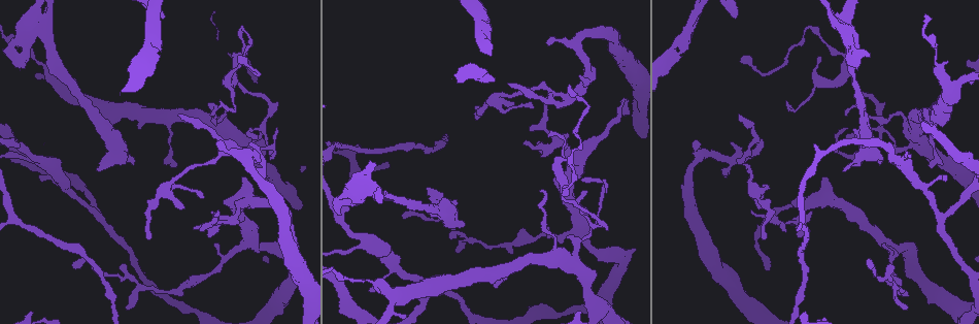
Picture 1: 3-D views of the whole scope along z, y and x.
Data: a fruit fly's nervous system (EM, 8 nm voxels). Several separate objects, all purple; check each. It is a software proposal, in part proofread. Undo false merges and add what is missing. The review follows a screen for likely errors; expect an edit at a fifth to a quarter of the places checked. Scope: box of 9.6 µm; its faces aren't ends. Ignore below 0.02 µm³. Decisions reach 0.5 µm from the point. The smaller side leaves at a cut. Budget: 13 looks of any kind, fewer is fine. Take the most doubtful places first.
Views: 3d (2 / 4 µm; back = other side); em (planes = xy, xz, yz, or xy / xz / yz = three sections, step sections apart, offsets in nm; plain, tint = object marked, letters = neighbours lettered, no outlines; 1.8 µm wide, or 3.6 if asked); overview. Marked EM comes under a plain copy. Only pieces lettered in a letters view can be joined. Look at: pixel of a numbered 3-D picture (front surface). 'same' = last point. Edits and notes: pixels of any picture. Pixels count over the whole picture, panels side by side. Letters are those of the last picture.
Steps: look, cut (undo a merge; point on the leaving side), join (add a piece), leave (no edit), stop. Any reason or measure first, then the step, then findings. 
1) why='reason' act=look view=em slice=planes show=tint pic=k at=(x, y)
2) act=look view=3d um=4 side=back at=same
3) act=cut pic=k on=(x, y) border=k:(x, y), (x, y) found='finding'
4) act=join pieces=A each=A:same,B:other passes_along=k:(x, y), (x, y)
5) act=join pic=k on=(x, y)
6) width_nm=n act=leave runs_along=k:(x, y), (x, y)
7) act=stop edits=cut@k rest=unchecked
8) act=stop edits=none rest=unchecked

why='sharp bend' act=look view=em slice=yz step=16 show=tint pic=1 at=(846, 30)

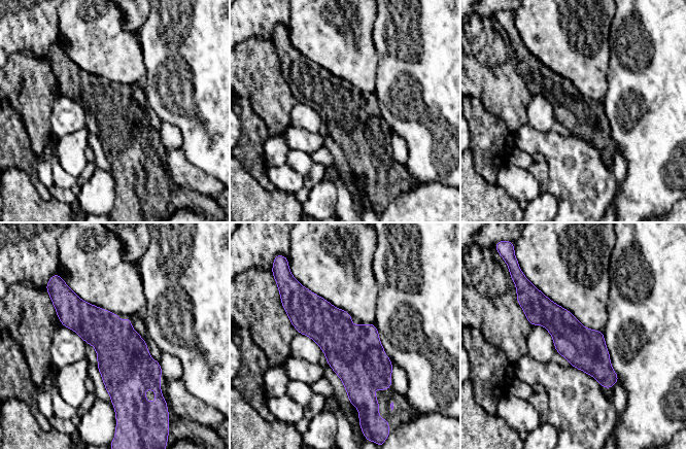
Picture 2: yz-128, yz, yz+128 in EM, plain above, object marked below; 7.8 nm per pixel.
act=look view=em slice=planes show=tint at=same

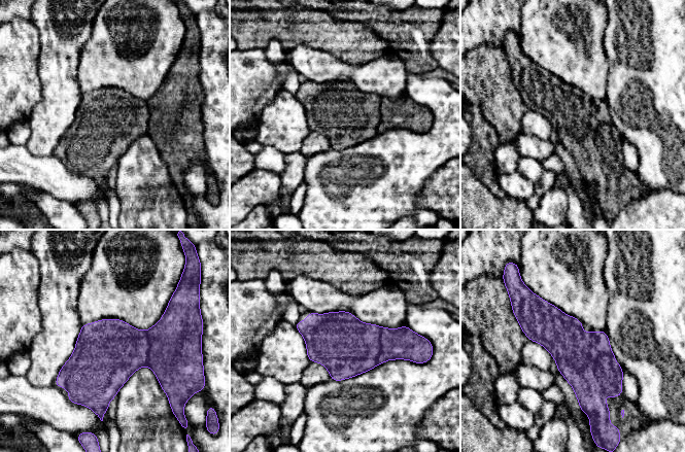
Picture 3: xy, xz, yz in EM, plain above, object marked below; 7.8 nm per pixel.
why='what lies round it' act=look view=em slice=planes show=letters at=same

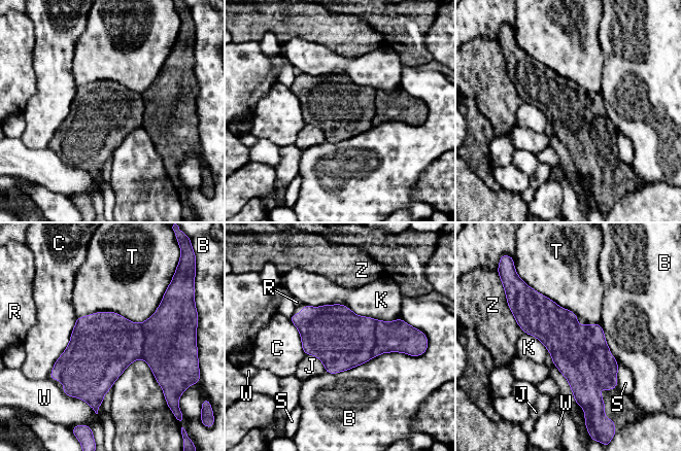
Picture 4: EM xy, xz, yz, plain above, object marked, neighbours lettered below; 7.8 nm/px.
act=cut pic=4 on=(344, 340) each=B:other,C:other,J:other,K:other,R:other,S:other,T:other,W:other,Z:other border=4:(376, 321), (376, 344), (372, 356) found='two cells meet here'

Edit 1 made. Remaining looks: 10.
why='long arm stops here' act=look view=em slice=xy step=16 show=tint pic=1 at=(493, 82)

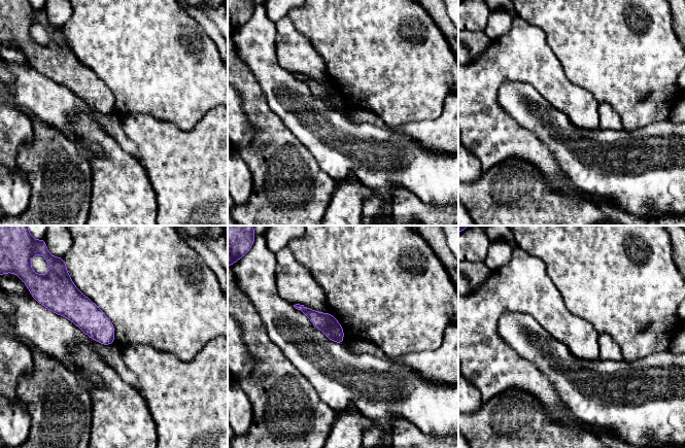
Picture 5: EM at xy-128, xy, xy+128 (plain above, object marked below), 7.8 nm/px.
why='another direction' act=look view=em slice=planes show=letters at=same

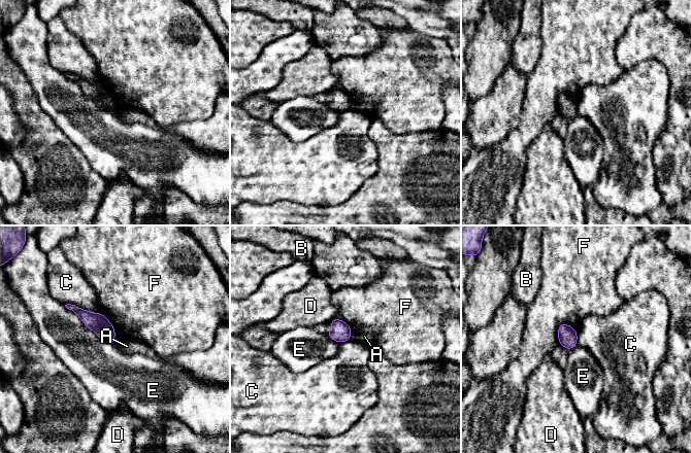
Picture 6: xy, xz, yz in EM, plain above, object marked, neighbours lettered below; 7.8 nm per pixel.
width_nm=140 act=leave each=A:other,B:other,C:other,D:other,E:other,F:other border=6:(65, 304), (74, 304), (103, 315) found='no lettered piece goes on from it'

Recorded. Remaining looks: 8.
why='arms part here' act=look view=3d um=2 pic=1 at=(914, 140)

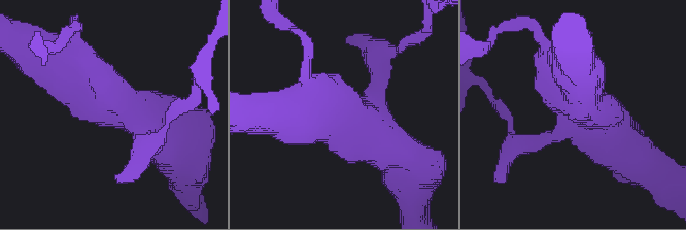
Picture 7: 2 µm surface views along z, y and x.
arms=3 why='need the tissue' act=look view=em slice=planes show=tint pic=7 at=(579, 112)

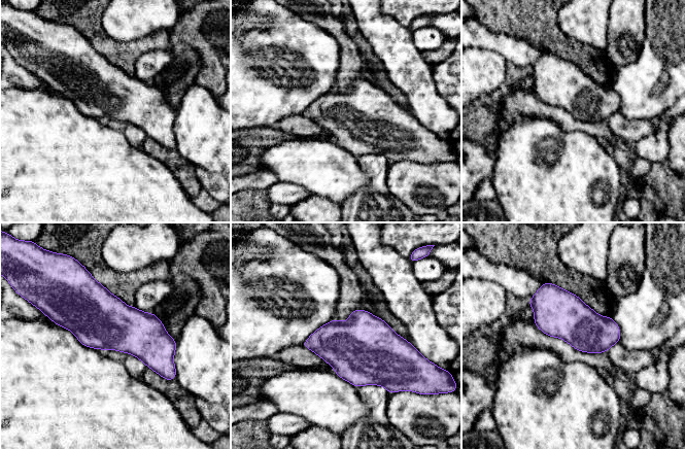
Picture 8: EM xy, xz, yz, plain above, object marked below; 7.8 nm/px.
act=look view=em slice=planes show=letters at=same

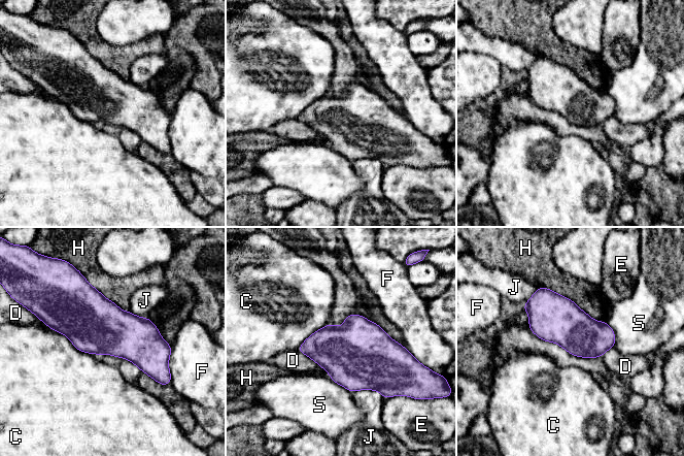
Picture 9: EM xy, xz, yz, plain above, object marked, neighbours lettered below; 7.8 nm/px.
width_nm=320 act=leave each=C:other,D:other,E:other,F:other,H:other,J:other,S:other border=9:(44, 323), (92, 355) found='continuous, no second cell'

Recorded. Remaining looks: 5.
why='free end' act=look view=3d um=2 pic=1 at=(178, 114)

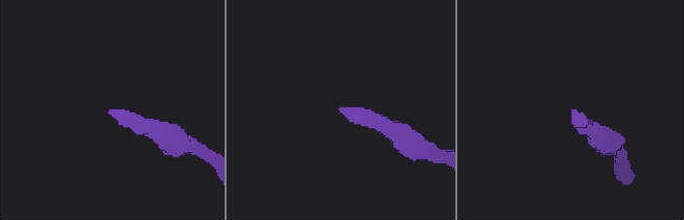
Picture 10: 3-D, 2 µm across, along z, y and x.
why='now the EM' act=look view=em um=3.6 slice=yz step=4 show=tint pic=10 at=(110, 112)

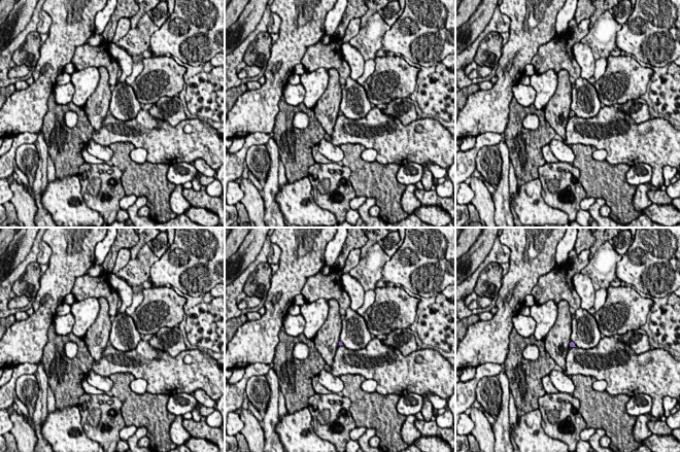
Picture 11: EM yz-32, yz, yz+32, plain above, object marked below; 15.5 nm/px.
act=look view=em um=3.6 slice=planes show=letters at=same

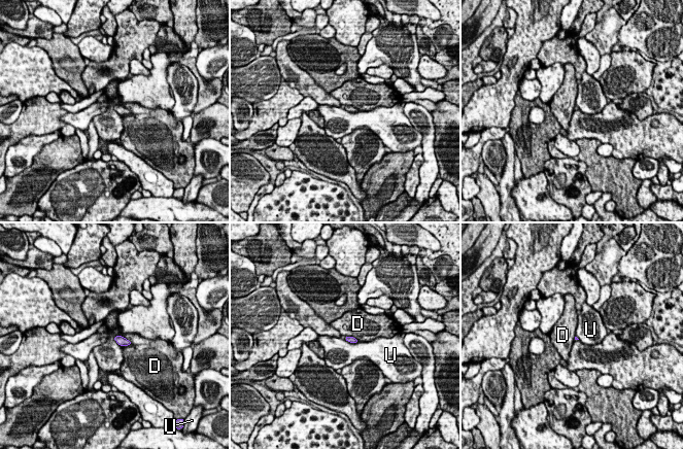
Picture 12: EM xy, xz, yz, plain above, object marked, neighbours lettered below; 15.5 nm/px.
act=leave each=D:other,U:other border=12:(120, 335), (132, 343) found='none of them fits'

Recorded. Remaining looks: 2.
why='sharp bend' act=look view=em slice=xy step=4 show=tint pic=1 at=(242, 29)

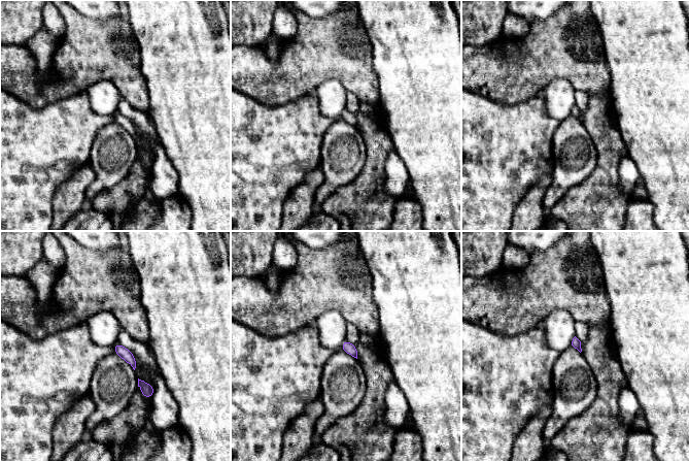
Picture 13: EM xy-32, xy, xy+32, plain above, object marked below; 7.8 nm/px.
act=look view=em slice=planes show=letters at=same

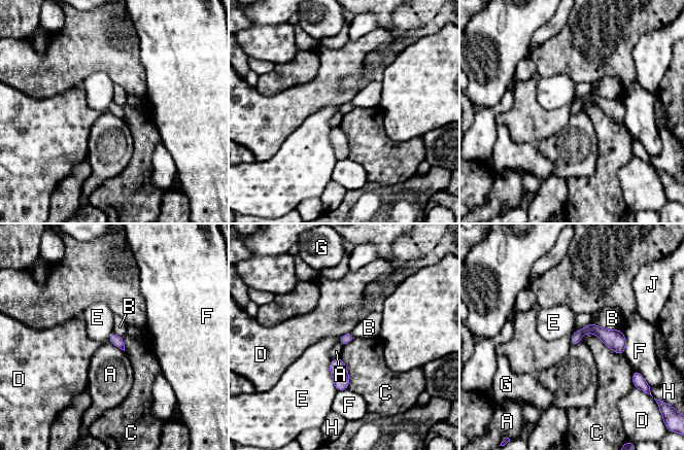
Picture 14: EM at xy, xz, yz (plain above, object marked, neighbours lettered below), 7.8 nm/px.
width_nm=80 act=leave each=A:other,B:other,C:other,D:other,E:other,F:other,G:other,H:other,J:other border=14:(108, 340), (124, 351) found='one cell here'

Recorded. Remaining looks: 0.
act=stop edits=cut@4 rest=unchecked

